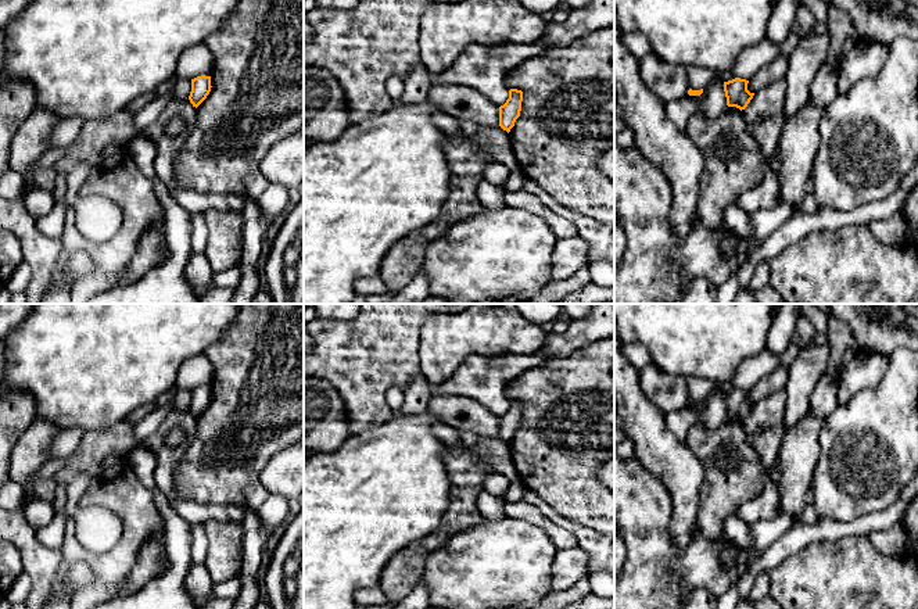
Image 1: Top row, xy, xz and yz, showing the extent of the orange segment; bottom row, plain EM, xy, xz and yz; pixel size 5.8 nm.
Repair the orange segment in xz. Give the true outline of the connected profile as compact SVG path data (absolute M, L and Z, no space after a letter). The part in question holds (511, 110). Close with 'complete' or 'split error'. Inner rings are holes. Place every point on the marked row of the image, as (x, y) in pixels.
M517 89L509 90L509 98L499 107L499 126L508 133L514 126L516 119L520 117L523 101L523 92Z; complete

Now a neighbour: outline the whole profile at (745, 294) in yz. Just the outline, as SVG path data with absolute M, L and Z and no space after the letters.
M741 287L732 304L757 304L754 290L749 287Z

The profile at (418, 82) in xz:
M423 65L413 67L410 72L404 76L405 87L398 101L409 104L426 100L428 90L433 87L431 76Z

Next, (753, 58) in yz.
M768 37L760 43L745 49L732 67L731 74L735 78L749 80L753 78L761 68L771 64L781 54L781 46L771 42Z

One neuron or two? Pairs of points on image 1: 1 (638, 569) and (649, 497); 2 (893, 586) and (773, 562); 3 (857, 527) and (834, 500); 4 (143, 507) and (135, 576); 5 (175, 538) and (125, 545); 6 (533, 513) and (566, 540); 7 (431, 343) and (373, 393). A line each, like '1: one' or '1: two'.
1: one
2: two
3: two
4: two
5: two
6: one
7: two

